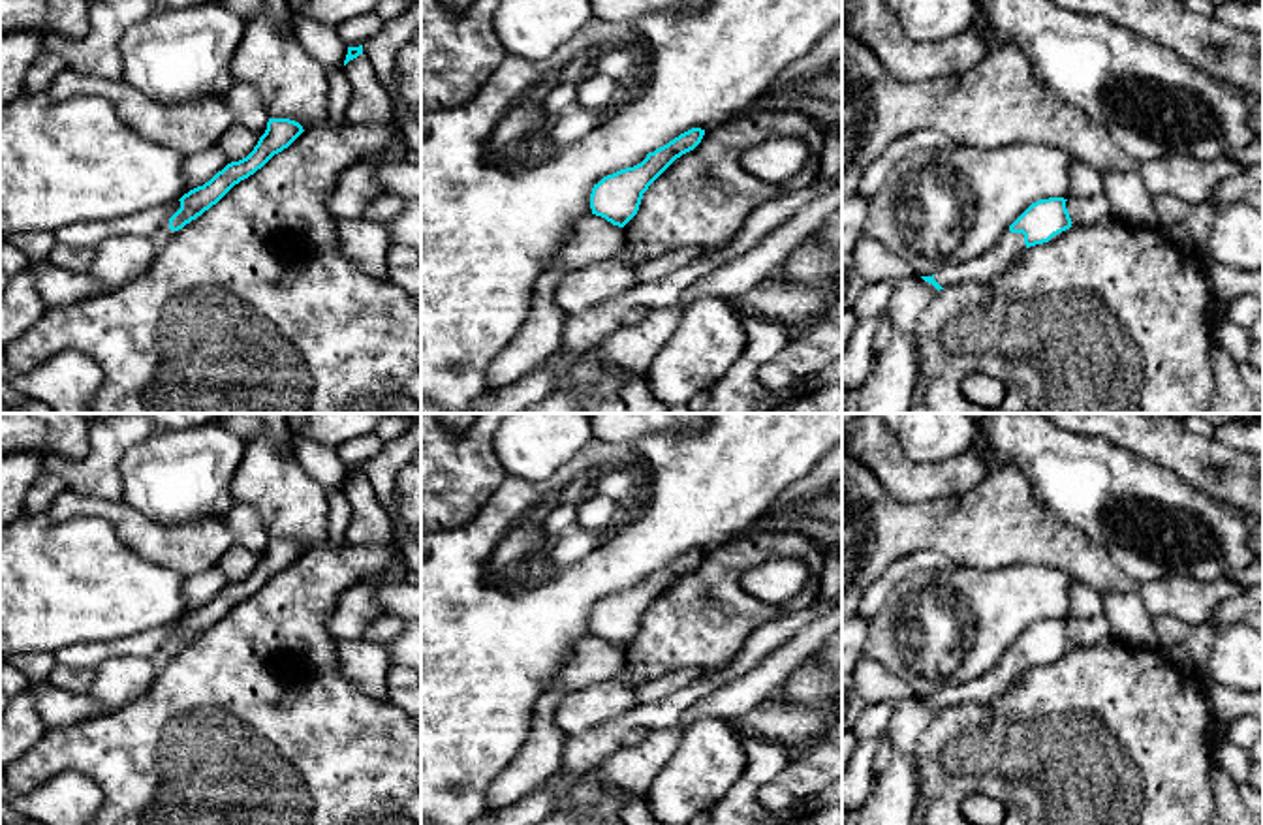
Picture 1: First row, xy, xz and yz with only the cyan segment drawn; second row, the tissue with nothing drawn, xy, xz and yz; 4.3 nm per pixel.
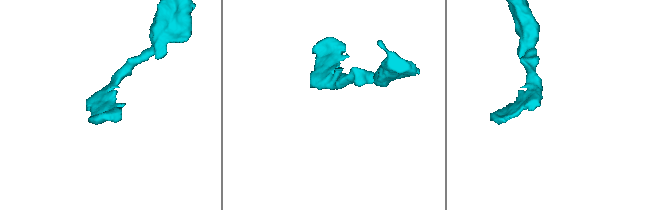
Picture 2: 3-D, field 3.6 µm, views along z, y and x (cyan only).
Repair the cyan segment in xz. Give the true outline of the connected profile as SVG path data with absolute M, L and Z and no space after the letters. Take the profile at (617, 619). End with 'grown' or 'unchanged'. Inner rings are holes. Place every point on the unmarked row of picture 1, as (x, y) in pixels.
M692 549L667 566L648 573L633 586L603 598L590 615L592 635L605 639L613 646L624 648L639 631L648 607L682 575L694 571L705 551Z; unchanged

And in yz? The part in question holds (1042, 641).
M1064 618L1032 624L1000 658L998 665L959 686L945 686L932 697L921 697L938 712L960 703L990 703L1007 693L1021 675L1036 665L1049 663L1071 648Z; grown

